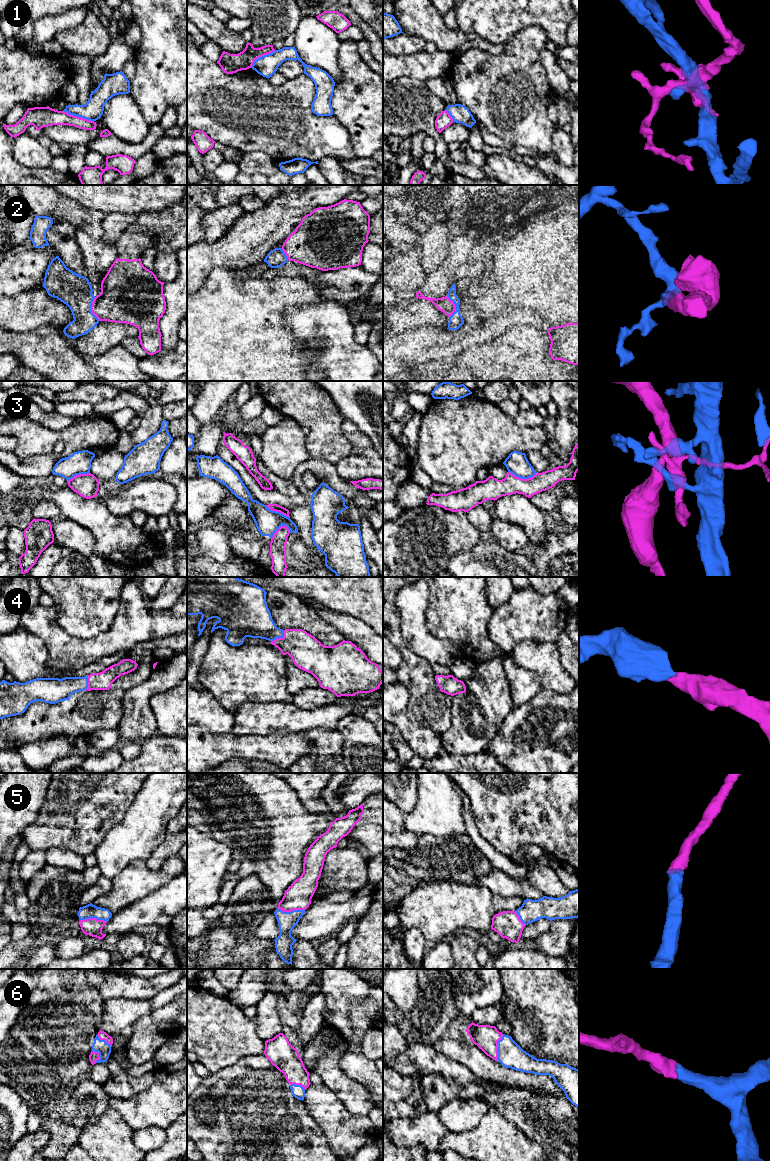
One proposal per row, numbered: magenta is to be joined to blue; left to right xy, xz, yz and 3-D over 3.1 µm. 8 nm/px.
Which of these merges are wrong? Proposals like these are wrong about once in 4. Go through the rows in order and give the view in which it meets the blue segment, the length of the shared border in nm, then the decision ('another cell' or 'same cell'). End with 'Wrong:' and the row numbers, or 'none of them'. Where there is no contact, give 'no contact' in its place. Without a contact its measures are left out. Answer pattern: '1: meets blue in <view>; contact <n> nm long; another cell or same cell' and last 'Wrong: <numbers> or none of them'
1: meets blue in xy; contact 260 nm long; another cell
2: meets blue in xy; contact 200 nm long; another cell
3: meets blue in yz; contact 240 nm long; another cell
4: meets blue in xz; contact 140 nm long; same cell
5: meets blue in xy; contact 220 nm long; same cell
6: meets blue in yz; contact 220 nm long; same cell
Wrong: 1, 2, 3

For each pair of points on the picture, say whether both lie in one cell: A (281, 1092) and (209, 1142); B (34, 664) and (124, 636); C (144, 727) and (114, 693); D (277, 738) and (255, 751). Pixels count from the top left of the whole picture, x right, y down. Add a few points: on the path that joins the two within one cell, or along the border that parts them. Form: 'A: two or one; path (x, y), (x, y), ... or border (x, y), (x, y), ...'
A: one; path (263, 1096), (244, 1115), (236, 1115), (227, 1124)
B: two; border (39, 638), (47, 650), (47, 663), (59, 670)
C: two; border (137, 684), (125, 692), (122, 716), (117, 724)
D: one; path (272, 743), (267, 748), (260, 748)

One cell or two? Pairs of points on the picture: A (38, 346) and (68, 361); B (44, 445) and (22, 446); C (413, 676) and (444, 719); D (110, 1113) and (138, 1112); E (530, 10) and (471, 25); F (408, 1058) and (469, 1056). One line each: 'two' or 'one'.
A: one
B: one
C: one
D: two
E: one
F: two

